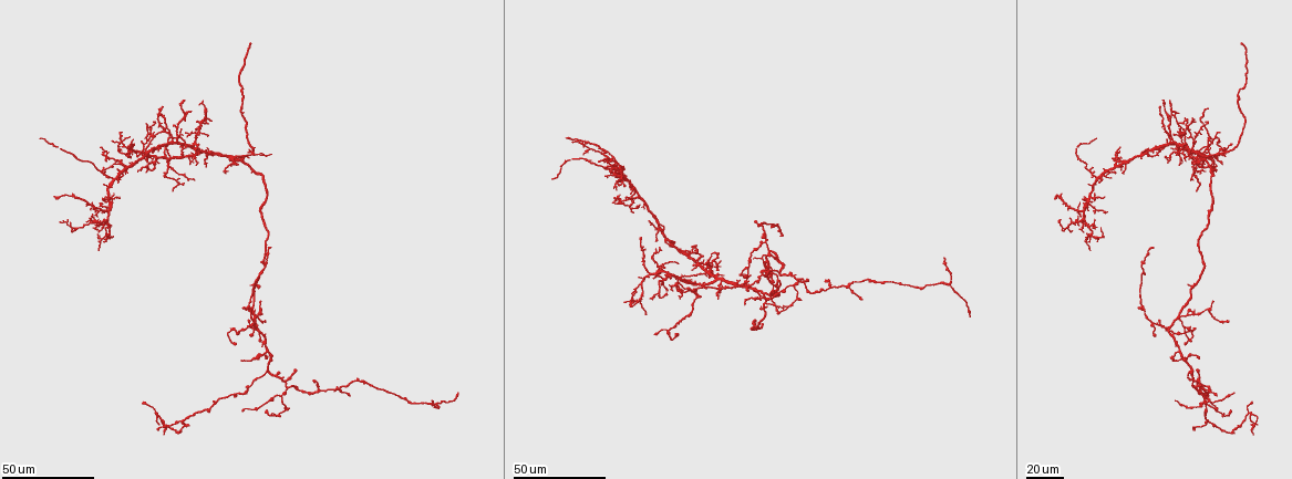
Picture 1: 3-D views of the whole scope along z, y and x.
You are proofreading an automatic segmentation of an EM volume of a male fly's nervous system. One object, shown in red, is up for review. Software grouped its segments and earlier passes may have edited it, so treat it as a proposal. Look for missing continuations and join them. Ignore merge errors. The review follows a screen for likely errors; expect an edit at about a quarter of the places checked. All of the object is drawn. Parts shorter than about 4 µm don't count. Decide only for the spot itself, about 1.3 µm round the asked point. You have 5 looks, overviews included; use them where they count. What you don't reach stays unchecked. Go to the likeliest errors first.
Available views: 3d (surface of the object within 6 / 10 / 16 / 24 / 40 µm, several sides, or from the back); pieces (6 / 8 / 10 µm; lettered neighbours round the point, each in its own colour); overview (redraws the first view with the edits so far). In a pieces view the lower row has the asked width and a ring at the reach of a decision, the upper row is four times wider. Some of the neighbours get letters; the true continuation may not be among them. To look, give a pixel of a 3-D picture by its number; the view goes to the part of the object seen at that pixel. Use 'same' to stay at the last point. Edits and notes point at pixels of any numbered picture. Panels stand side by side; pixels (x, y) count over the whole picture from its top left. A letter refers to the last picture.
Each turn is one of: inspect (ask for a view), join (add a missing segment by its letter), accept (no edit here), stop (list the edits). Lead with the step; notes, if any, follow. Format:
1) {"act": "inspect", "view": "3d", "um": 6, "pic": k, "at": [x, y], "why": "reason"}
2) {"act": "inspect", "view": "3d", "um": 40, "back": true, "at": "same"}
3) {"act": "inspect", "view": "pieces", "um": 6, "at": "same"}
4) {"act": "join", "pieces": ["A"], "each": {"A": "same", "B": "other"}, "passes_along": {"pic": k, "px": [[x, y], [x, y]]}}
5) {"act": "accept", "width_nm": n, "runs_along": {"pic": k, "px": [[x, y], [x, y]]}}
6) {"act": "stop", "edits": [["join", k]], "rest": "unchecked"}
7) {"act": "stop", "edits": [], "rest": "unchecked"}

{"act": "inspect", "view": "3d", "um": 24, "pic": 1, "at": [1154, 249], "why": "free end"}

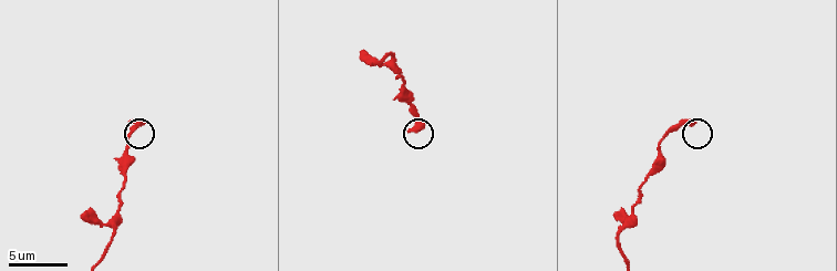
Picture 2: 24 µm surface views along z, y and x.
{"act": "inspect", "view": "3d", "um": 6, "pic": 2, "at": [133, 121]}

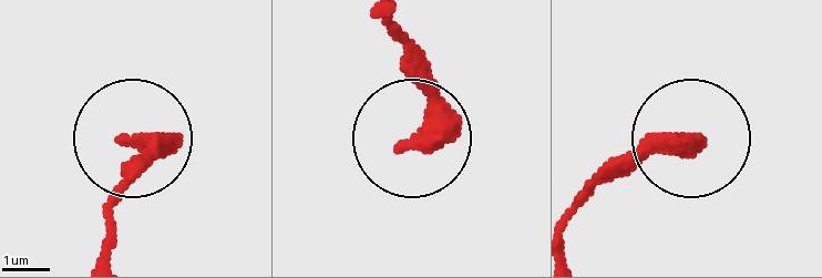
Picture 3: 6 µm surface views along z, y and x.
{"act": "inspect", "view": "pieces", "um": 6, "pic": 3, "at": [122, 139]}

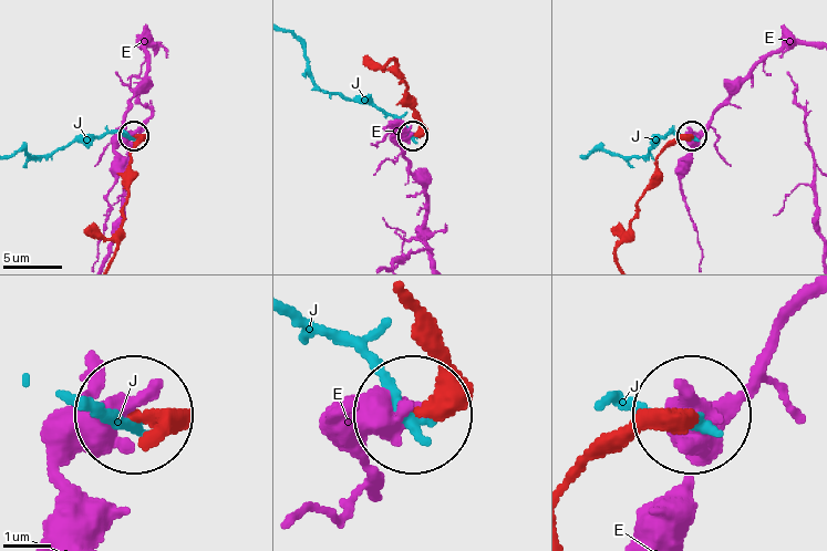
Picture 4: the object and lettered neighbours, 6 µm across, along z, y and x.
{"act": "accept", "each": {"E": "other", "J": "other"}, "runs_along": {"pic": 4, "px": [[576, 478], [691, 423]]}, "found": "no lettered segment goes on from it"}

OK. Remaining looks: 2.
{"act": "inspect", "view": "3d", "um": 24, "pic": 1, "at": [251, 42], "why": "end of a long branch"}

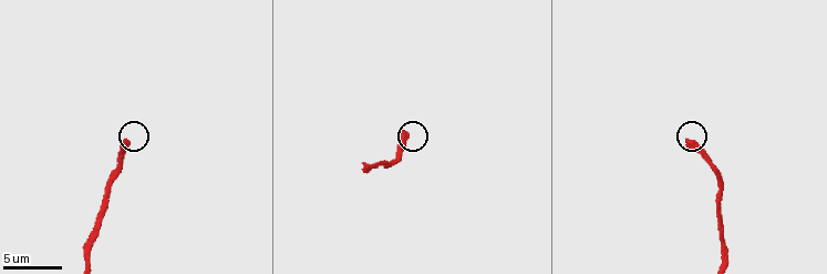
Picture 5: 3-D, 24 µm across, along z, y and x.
{"act": "inspect", "view": "pieces", "um": 10, "pic": 5, "at": [403, 131]}

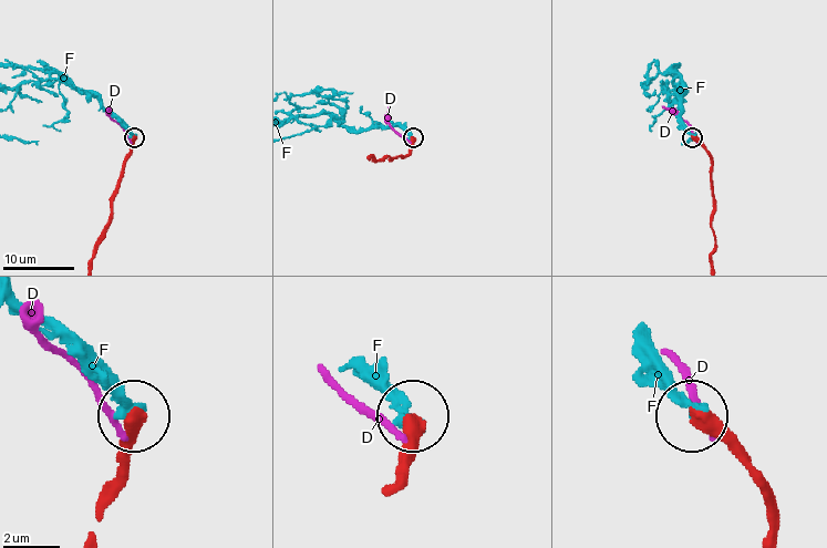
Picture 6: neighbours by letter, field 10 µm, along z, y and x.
{"act": "accept", "each": {"D": "other", "F": "other"}, "runs_along": {"pic": 6, "px": [[769, 534], [767, 490], [693, 414]]}, "found": "no lettered segment goes on from it"}

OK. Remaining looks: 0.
{"act": "stop", "edits": [], "rest": "unchecked"}

